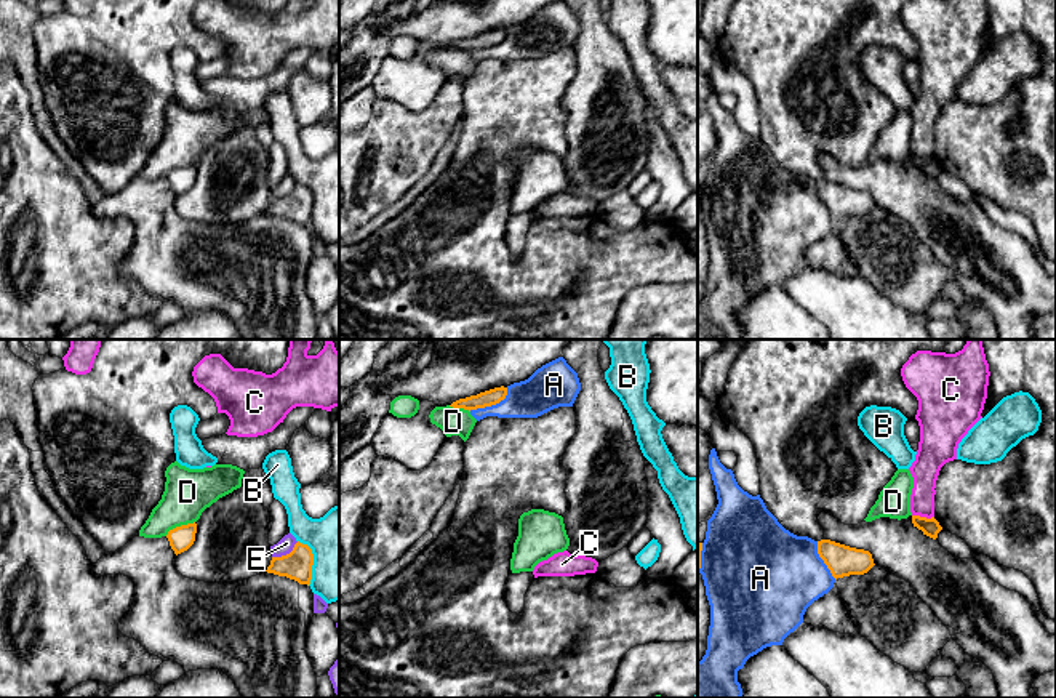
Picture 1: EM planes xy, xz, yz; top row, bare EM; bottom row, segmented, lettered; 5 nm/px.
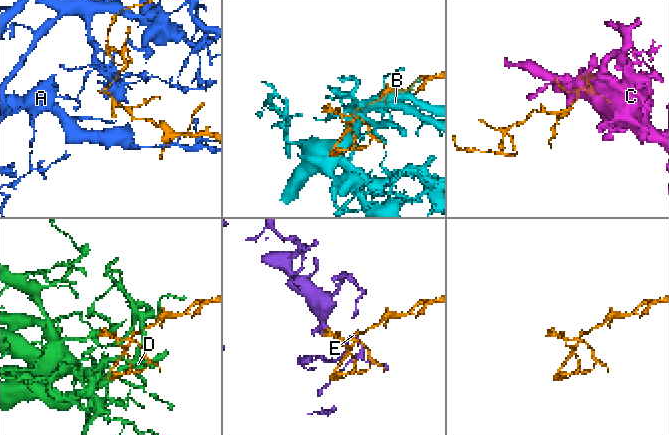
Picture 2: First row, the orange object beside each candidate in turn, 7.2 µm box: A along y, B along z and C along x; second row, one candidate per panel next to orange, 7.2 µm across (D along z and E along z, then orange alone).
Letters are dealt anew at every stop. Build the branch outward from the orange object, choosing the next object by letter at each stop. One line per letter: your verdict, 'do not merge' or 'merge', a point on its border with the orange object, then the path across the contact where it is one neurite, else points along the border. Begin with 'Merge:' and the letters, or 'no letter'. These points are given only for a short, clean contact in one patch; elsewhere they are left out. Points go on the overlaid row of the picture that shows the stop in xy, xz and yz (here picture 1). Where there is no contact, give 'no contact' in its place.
Merge: no letter
A: do not merge; meets orange in xz at (492, 404)
B: do not merge; meets orange in xy at (312, 561)
C: do not merge; meets orange in yz at (924, 517); border along yz (912, 514), (933, 517)
D: do not merge; meets orange in xy at (181, 525)
E: do not merge; meets orange in xy at (287, 554)

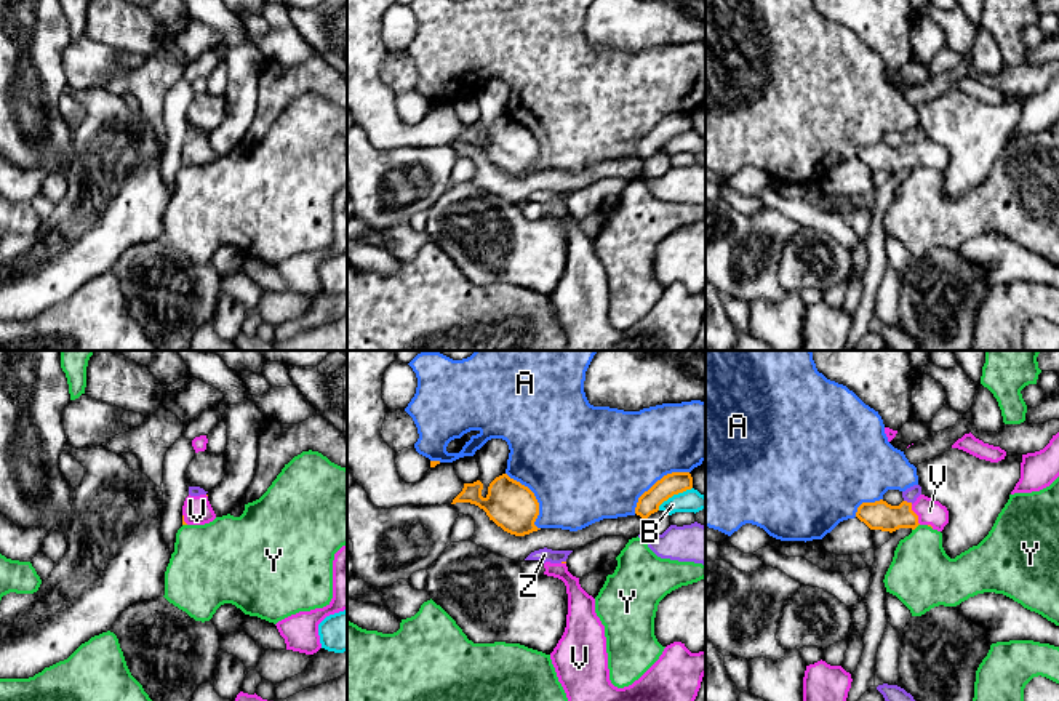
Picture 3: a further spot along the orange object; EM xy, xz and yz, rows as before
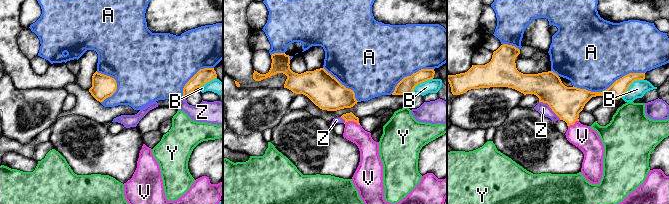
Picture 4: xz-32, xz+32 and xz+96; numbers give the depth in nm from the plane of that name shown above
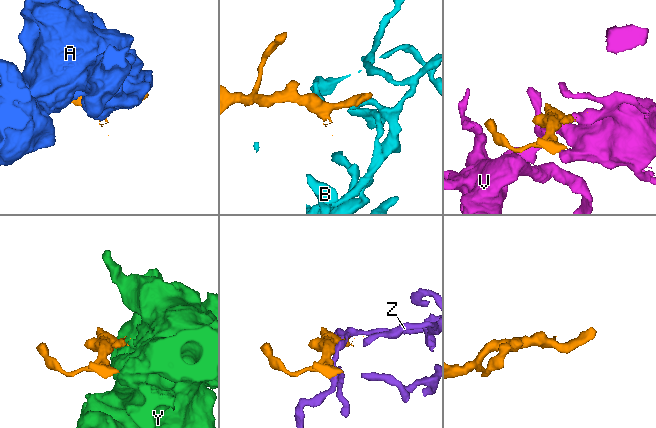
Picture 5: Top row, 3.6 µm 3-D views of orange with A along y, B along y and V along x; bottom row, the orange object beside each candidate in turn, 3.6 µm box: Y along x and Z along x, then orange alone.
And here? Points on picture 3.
Merge: V
A: do not merge; meets orange in xz at (658, 480)
B: do not merge; meets orange in xz at (674, 493)
V: merge; meets orange in yz at (915, 514); runs through yz (877, 516), (915, 514), (930, 511)
Y: do not merge; meets orange in yz at (915, 527); border along yz (919, 524), (912, 530)
Z: do not merge; meets orange in yz at (909, 503); border along yz (904, 500), (912, 503)

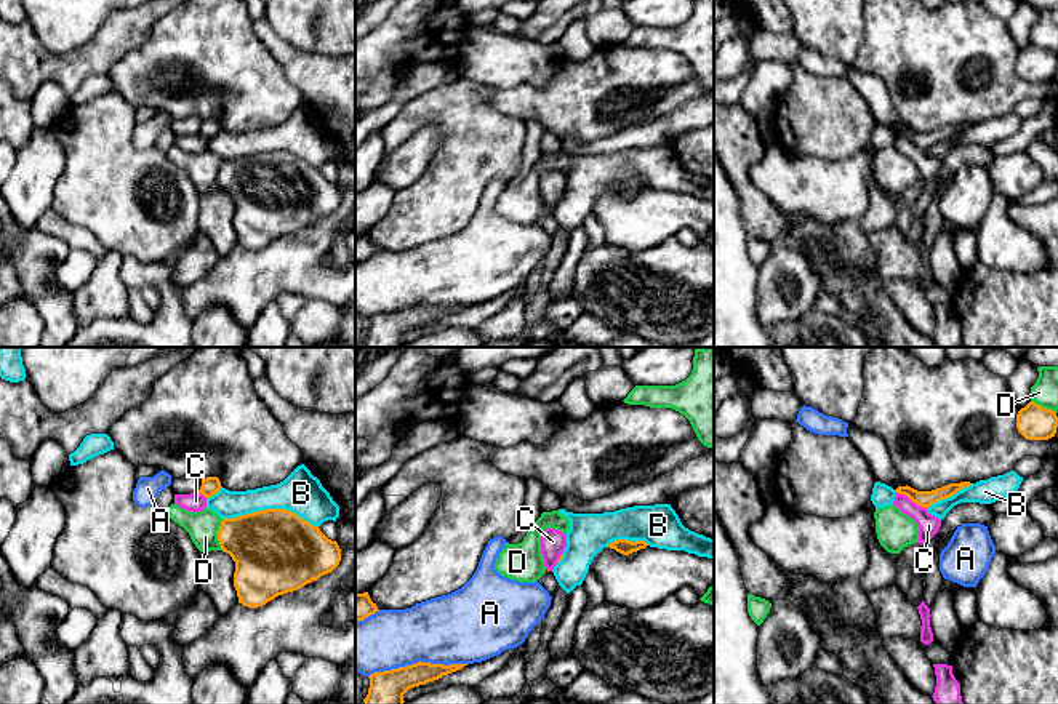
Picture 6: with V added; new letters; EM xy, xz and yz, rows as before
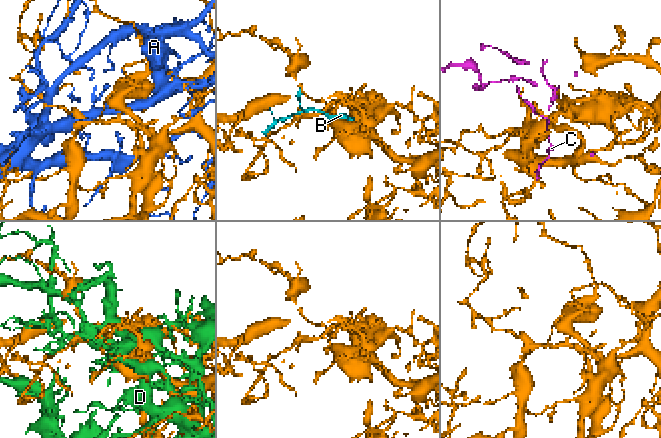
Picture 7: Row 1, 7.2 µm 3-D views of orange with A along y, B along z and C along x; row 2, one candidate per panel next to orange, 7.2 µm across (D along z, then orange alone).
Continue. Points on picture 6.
Merge: no letter
A: do not merge; meets orange in xz at (416, 663)
B: do not merge; meets orange in xy at (271, 509)
C: do not merge; meets orange in yz at (911, 500); border along yz (897, 492), (925, 509)
D: do not merge; meets orange in xy at (218, 535)

